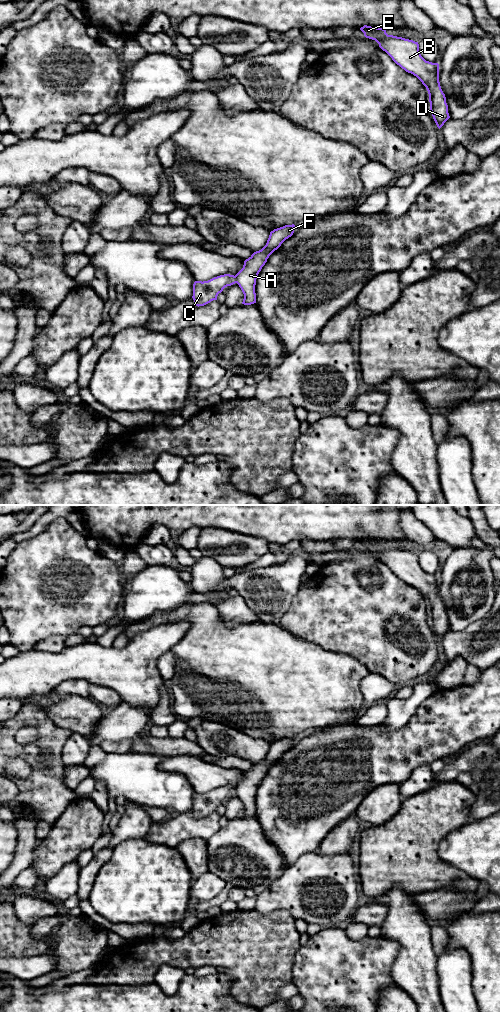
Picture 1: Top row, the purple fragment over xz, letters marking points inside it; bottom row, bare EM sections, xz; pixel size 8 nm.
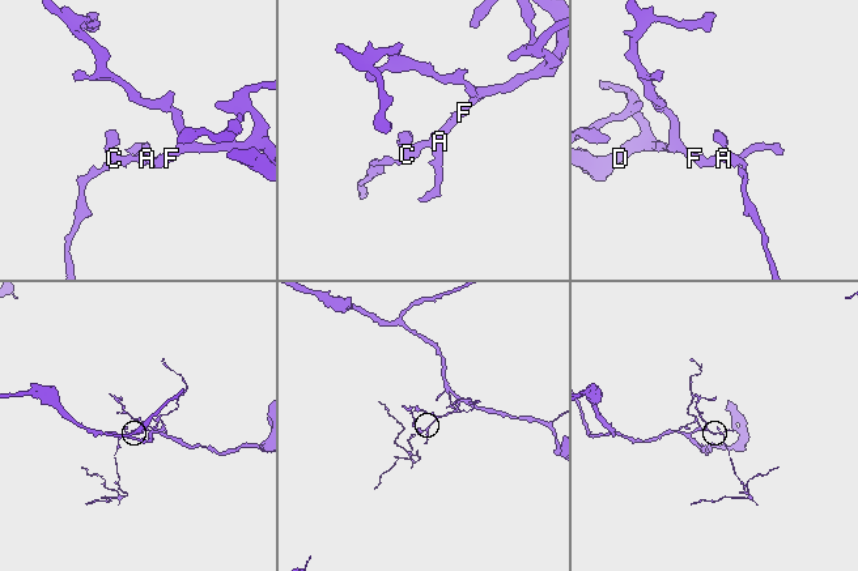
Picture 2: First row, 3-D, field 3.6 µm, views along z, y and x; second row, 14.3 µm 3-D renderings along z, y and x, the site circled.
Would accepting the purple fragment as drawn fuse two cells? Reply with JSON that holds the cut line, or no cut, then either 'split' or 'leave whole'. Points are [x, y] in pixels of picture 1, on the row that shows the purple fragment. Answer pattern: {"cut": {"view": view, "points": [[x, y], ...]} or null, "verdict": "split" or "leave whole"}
{"cut": null, "verdict": "leave whole"}

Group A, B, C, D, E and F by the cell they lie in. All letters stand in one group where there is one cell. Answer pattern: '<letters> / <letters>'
A B C D E F

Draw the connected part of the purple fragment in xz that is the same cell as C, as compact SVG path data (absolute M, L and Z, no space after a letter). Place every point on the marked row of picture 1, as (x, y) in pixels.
M285 225L270 232L266 245L254 252L244 261L243 268L234 276L224 274L208 281L195 281L193 284L193 300L195 306L204 306L213 300L217 300L219 293L227 286L235 283L241 288L244 299L242 304L256 303L255 285L256 279L269 256L277 250L281 244L294 233L295 225Z

